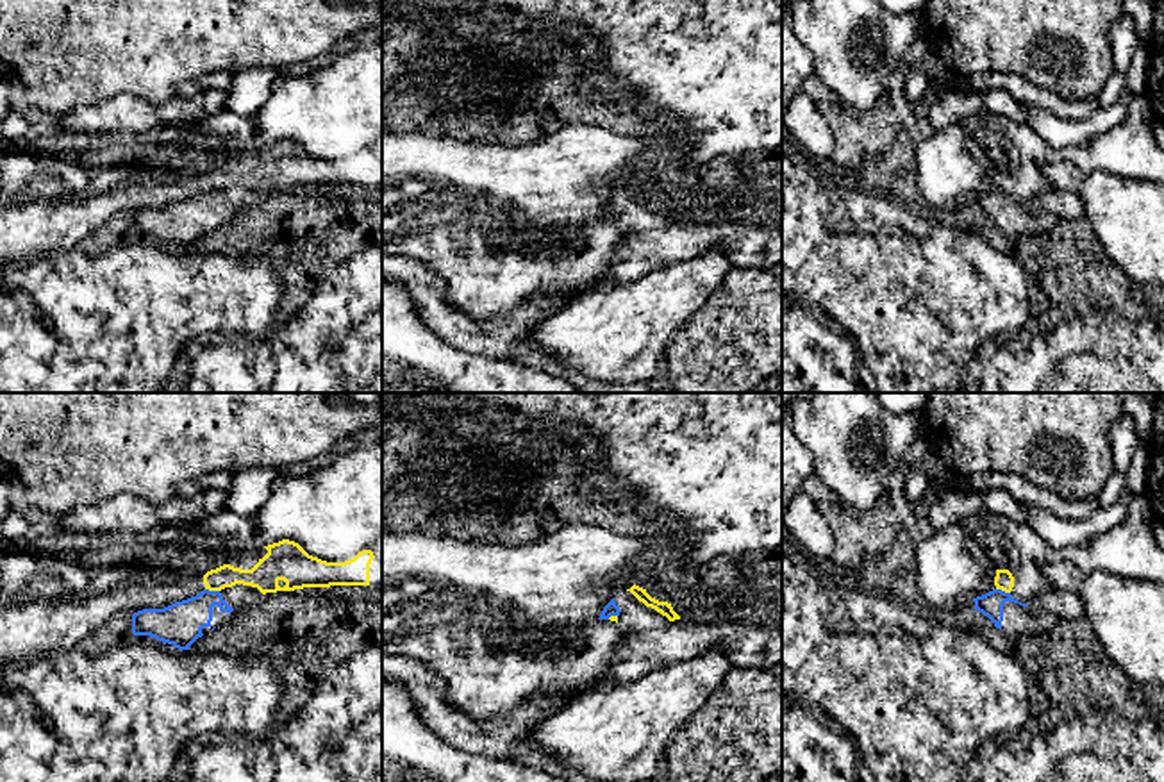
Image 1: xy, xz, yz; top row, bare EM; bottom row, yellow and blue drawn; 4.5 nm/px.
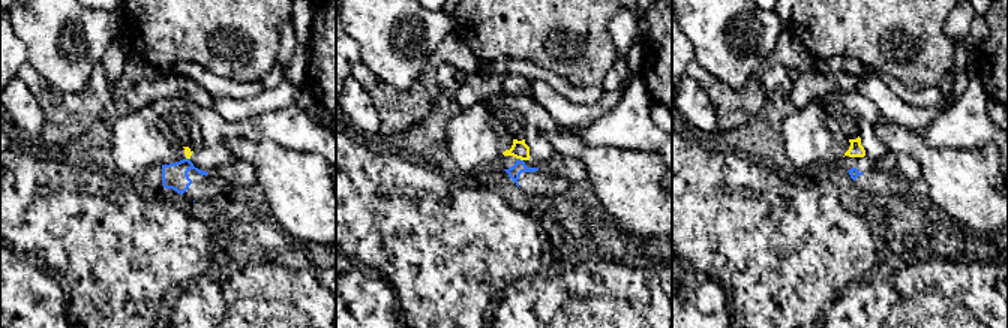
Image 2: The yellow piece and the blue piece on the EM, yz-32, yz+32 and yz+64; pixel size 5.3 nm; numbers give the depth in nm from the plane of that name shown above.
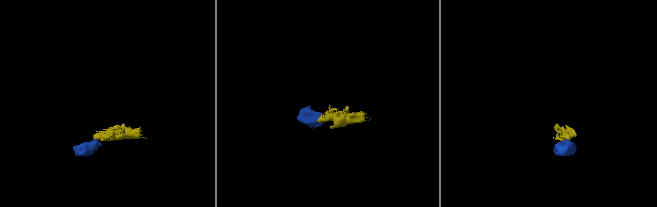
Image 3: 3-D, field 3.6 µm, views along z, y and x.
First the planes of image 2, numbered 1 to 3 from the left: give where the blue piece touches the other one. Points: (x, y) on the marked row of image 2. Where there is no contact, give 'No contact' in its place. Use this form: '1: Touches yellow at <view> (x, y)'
1: Touches yellow at yz-32 (188, 158)
2: Touches yellow at yz+32 (521, 159)
3: No contact

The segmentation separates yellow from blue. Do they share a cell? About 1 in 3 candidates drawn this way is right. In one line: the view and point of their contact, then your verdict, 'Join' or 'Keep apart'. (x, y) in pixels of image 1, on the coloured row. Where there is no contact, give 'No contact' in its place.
Touches yellow at xy (213, 590). Keep apart

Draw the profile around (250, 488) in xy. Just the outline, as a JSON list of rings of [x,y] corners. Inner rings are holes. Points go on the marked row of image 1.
[[[248,468],[232,475],[225,509],[254,518],[271,496],[279,468]]]

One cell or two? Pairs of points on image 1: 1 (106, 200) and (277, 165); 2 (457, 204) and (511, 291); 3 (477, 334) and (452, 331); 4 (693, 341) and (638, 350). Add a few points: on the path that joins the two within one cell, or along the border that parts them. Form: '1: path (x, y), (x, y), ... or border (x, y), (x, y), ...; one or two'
1: path (149, 179), (234, 175); one
2: path (457, 229), (457, 254), (486, 282); one
3: path (472, 334), (457, 331); one
4: border (693, 315), (666, 345), (661, 370); two

